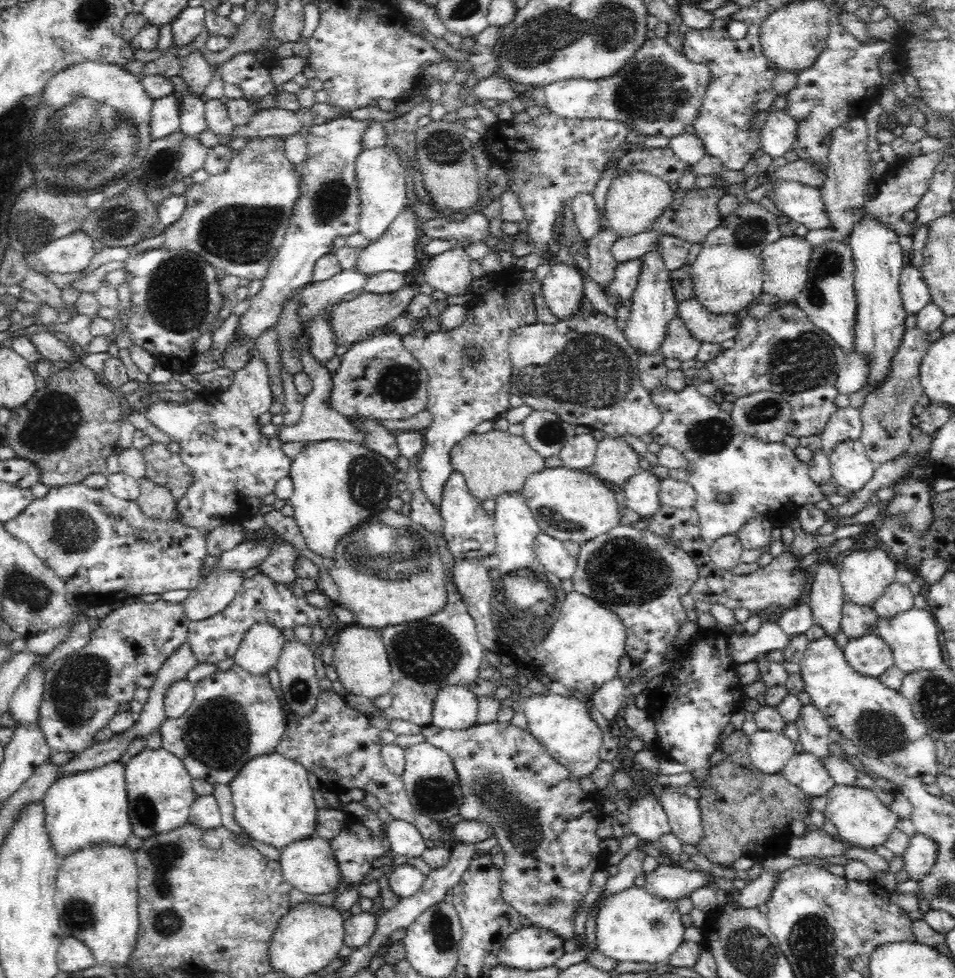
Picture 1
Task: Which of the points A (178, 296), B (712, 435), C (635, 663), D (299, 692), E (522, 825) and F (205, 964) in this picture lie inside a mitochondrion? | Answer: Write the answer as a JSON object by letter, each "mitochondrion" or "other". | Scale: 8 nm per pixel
{"A":"mitochondrion","B":"mitochondrion","C":"other","D":"mitochondrion","E":"mitochondrion","F":"other"}

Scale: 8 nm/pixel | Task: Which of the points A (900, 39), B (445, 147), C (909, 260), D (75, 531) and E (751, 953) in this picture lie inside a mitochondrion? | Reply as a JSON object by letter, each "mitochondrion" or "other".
{"A":"other","B":"mitochondrion","C":"other","D":"mitochondrion","E":"mitochondrion"}

